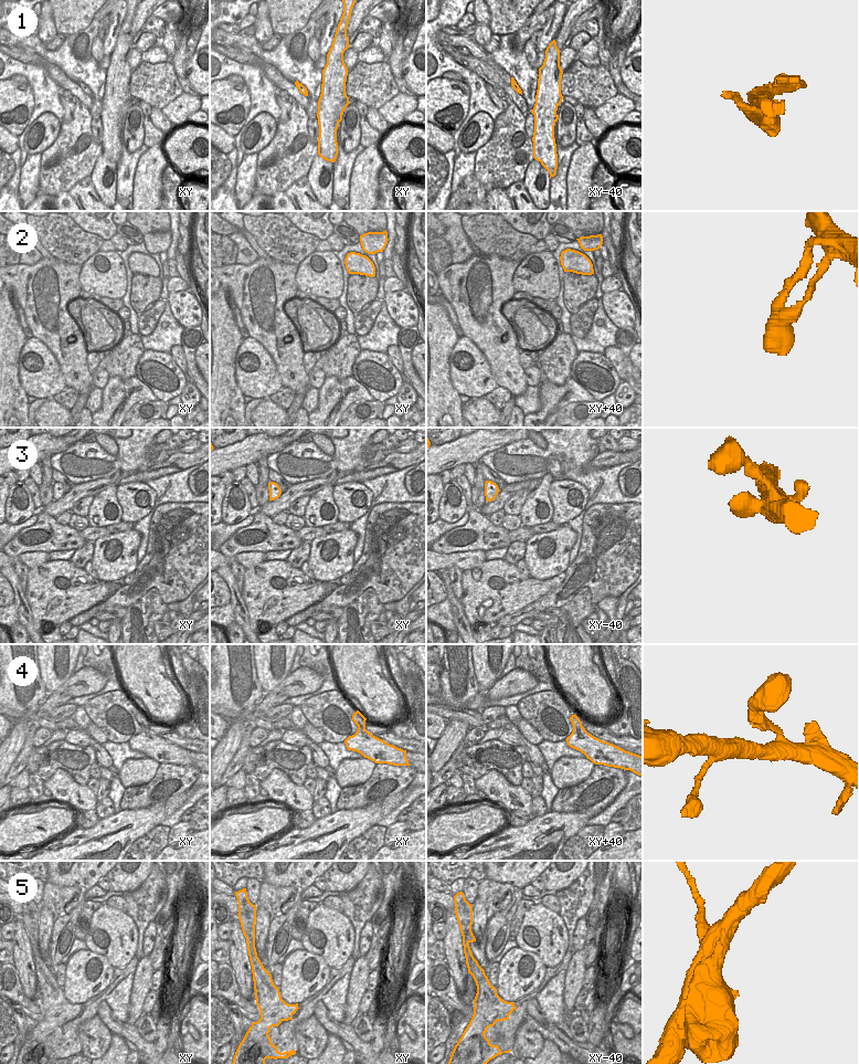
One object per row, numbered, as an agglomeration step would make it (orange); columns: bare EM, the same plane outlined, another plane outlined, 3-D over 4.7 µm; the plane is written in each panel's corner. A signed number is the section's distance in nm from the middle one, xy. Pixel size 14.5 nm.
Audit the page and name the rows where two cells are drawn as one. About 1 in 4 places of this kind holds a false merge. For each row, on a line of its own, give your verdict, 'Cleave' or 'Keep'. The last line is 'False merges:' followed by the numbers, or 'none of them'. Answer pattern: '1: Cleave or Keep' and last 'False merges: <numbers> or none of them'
1: Cleave
2: Keep
3: Keep
4: Keep
5: Cleave
False merges: 1, 5

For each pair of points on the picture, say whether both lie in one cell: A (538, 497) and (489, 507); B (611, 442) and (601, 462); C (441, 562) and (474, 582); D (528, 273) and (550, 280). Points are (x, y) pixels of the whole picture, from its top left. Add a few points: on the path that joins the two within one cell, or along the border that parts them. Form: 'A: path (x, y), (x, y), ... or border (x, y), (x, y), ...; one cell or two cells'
A: border (541, 480), (530, 492); two cells
B: border (607, 450), (619, 452); two cells
C: border (486, 560), (476, 567), (463, 571); two cells
D: path (533, 275), (544, 280); one cell

